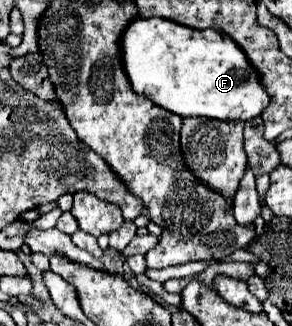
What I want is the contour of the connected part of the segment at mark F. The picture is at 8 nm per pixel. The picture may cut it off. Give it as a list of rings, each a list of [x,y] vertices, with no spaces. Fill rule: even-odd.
[[[135,19],[121,37],[123,67],[133,91],[181,117],[251,121],[263,113],[269,93],[241,47],[223,31],[181,27],[167,19]]]

